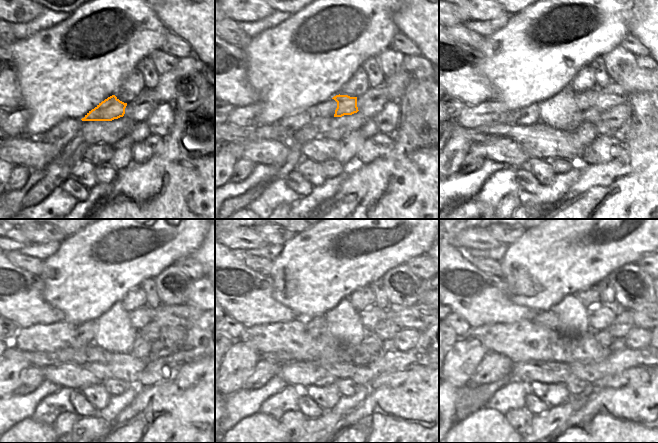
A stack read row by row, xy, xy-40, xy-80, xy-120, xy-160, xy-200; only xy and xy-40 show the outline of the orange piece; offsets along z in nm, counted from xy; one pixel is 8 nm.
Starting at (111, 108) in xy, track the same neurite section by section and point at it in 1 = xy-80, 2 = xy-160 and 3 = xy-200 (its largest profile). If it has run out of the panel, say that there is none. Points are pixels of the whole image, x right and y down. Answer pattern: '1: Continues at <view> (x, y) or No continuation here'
1: Continues at xy-80 (584, 100)
2: Continues at xy-160 (370, 317)
3: Continues at xy-200 (600, 316).

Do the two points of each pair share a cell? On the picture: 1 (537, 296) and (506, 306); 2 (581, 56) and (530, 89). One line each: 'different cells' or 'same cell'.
1: different cells
2: same cell

